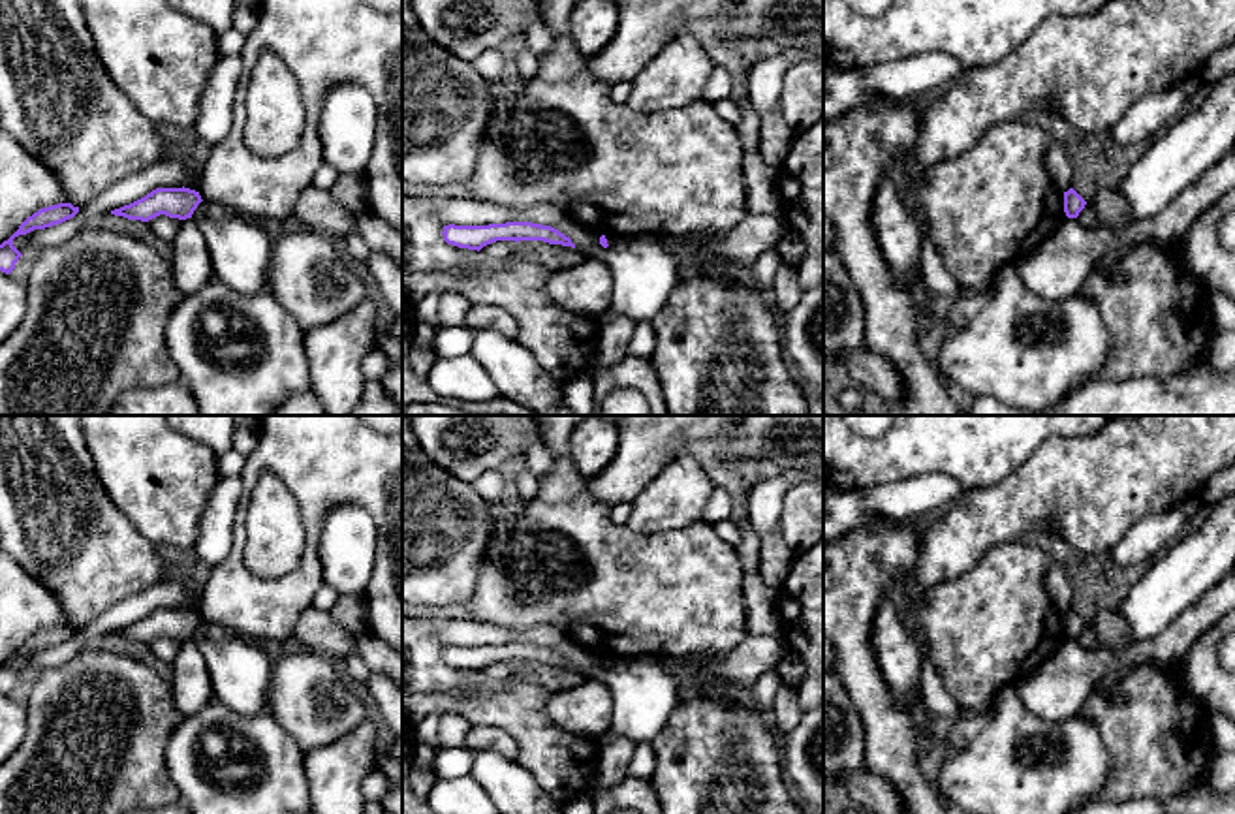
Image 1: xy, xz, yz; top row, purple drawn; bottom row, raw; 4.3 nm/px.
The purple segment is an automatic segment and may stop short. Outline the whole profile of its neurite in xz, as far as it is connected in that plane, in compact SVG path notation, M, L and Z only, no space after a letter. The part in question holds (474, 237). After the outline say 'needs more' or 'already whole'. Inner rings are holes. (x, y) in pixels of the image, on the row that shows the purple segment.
M506 222L506 224L489 224L489 226L444 226L444 241L447 244L468 248L468 250L481 250L483 246L496 243L496 241L543 241L549 244L562 244L571 246L570 237L560 233L551 226L532 224L532 222Z | already whole

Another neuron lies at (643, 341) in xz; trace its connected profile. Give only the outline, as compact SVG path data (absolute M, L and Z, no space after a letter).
M650 321L635 323L628 355L630 357L645 357L649 359L654 353L656 348L656 331Z

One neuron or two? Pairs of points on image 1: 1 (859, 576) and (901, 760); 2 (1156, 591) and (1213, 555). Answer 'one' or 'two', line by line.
1: one
2: one

